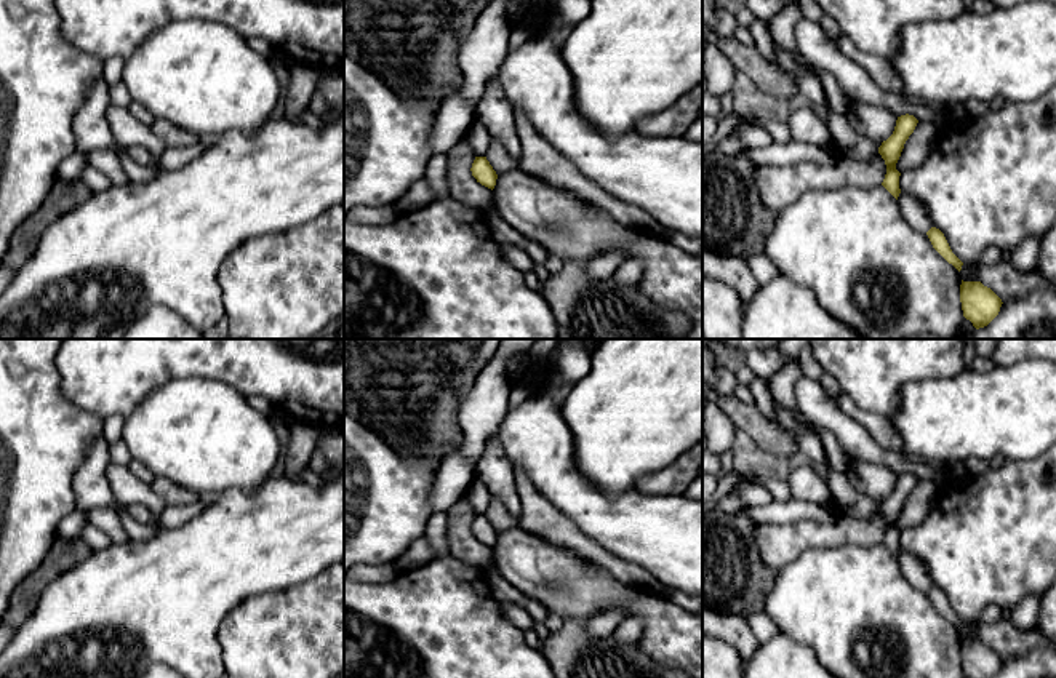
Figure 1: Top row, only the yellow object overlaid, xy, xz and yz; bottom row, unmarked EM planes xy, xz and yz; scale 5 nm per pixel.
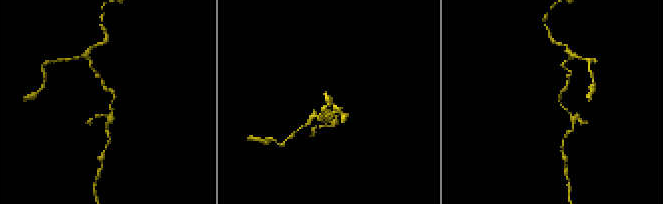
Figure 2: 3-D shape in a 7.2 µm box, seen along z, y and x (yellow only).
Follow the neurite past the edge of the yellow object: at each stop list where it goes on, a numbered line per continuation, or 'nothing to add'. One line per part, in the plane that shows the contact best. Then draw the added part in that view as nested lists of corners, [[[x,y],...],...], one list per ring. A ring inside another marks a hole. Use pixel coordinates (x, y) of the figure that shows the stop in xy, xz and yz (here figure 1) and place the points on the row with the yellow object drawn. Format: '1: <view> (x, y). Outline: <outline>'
nothing to add

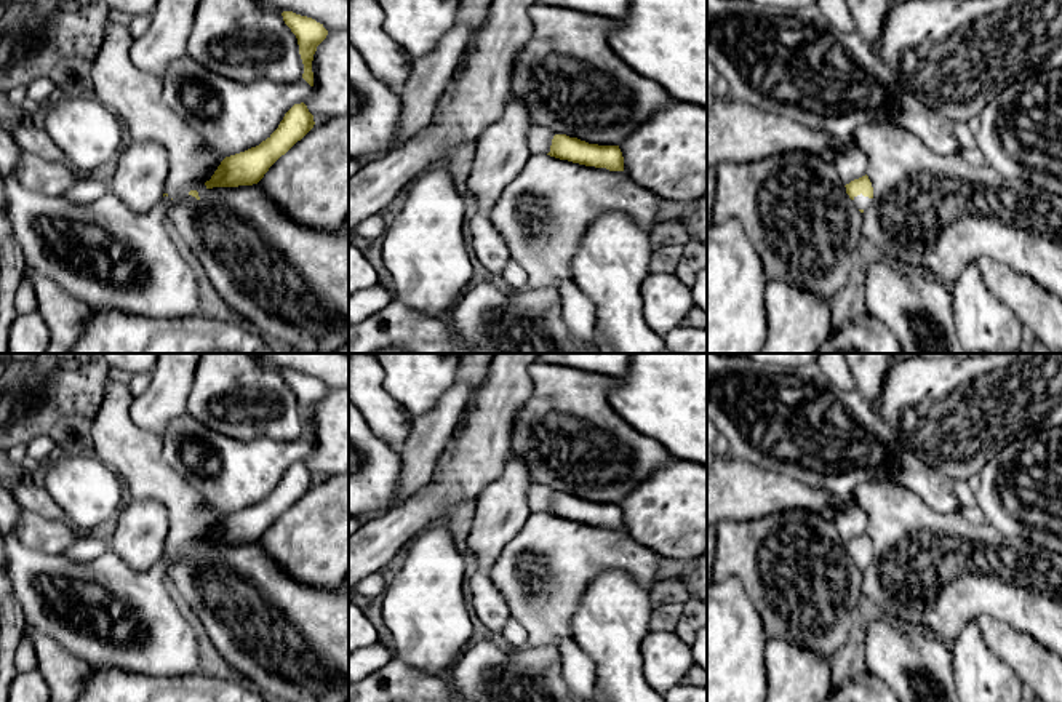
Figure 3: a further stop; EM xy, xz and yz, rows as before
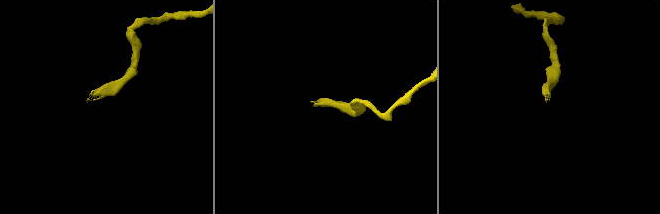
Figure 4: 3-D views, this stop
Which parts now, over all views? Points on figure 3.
1: yz (861, 202). Outline: [[[862,193],[854,197],[854,205],[859,208],[859,209],[867,209],[870,206],[873,198],[868,198],[868,197],[864,197]]]

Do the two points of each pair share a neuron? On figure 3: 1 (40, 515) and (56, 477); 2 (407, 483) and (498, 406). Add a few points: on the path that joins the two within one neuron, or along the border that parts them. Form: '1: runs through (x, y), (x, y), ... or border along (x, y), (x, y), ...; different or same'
1: border along (37, 478), (59, 507), (63, 517), (72, 525); different
2: runs through (429, 474), (475, 427); same

